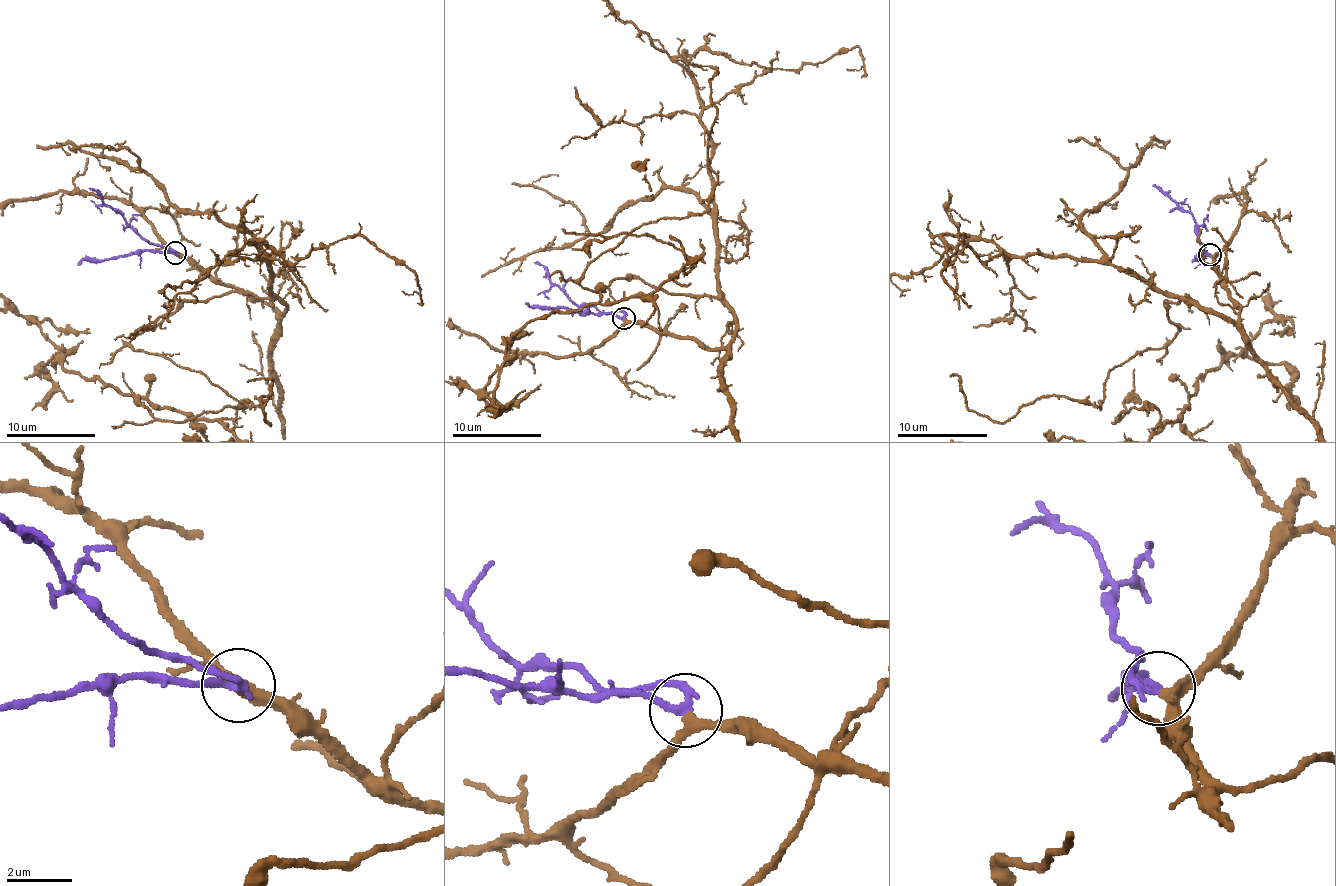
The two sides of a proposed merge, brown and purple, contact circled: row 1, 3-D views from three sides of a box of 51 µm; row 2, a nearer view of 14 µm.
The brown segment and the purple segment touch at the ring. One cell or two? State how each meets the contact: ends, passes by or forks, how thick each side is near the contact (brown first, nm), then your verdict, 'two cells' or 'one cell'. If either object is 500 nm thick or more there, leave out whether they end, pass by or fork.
brown passes by; purple passes by; 320 nm thick on the brown side, 240 nm on the other; one cell

